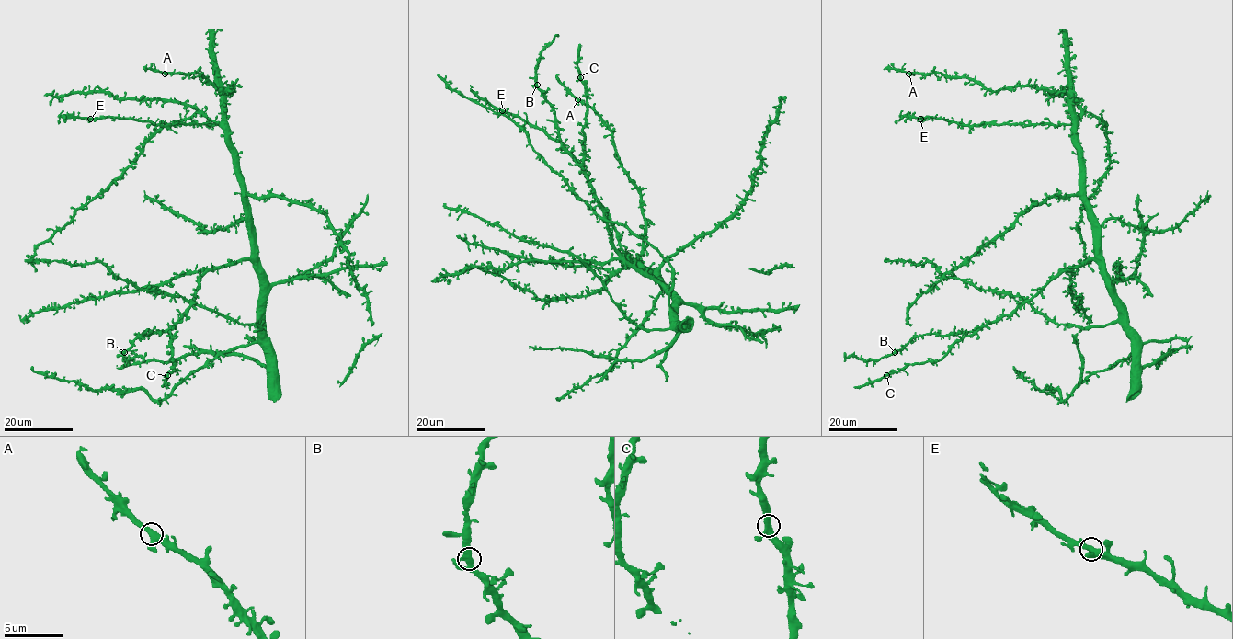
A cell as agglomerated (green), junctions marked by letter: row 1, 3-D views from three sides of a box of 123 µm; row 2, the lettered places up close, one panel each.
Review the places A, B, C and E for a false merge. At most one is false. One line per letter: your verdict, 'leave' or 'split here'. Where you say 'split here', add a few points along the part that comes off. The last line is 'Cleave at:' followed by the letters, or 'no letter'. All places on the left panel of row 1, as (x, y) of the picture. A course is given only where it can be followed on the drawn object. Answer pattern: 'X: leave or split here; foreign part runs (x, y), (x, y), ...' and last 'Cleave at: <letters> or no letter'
A: leave
B: leave
C: leave
E: leave
Cleave at: no letter

